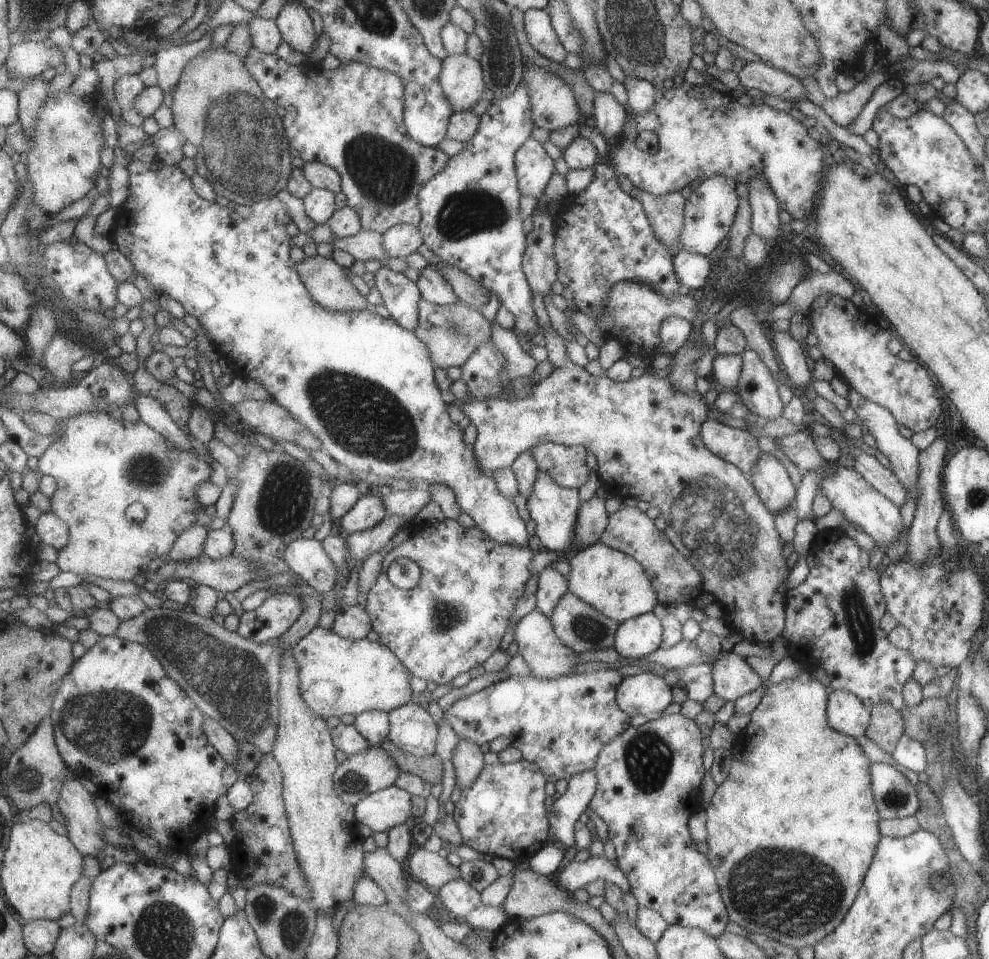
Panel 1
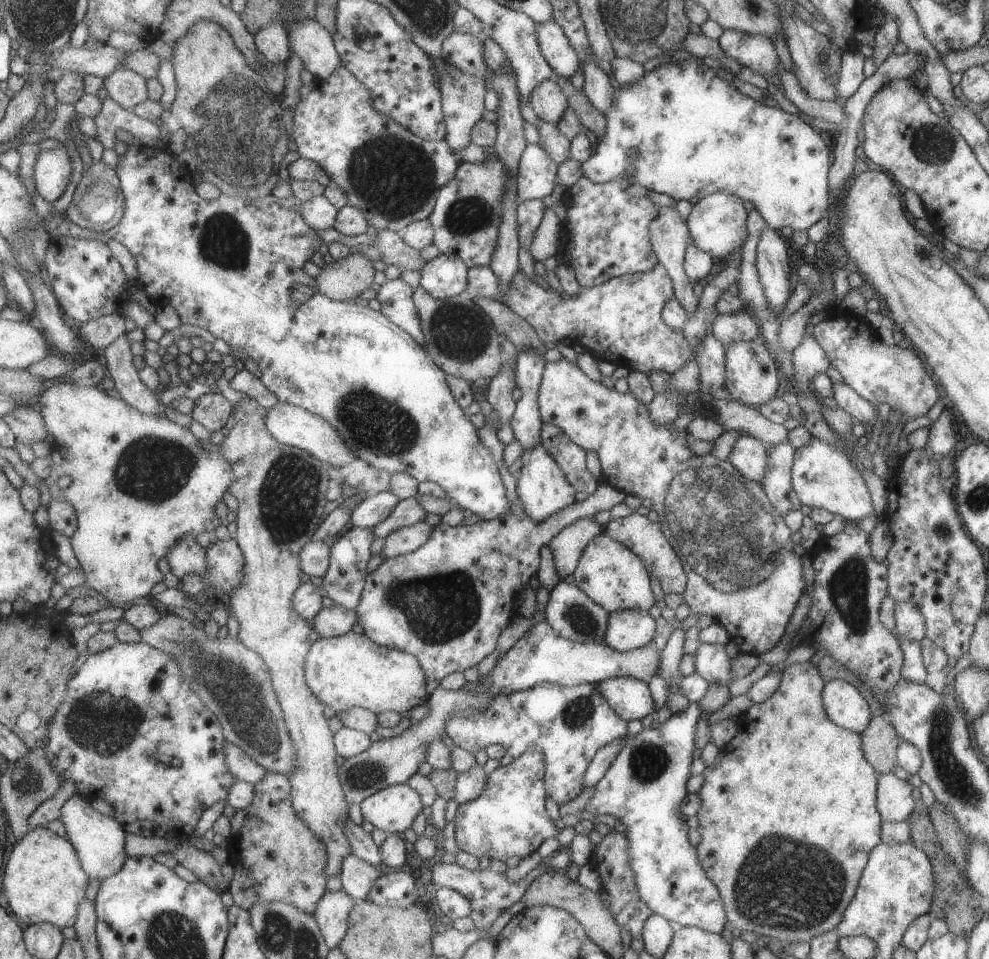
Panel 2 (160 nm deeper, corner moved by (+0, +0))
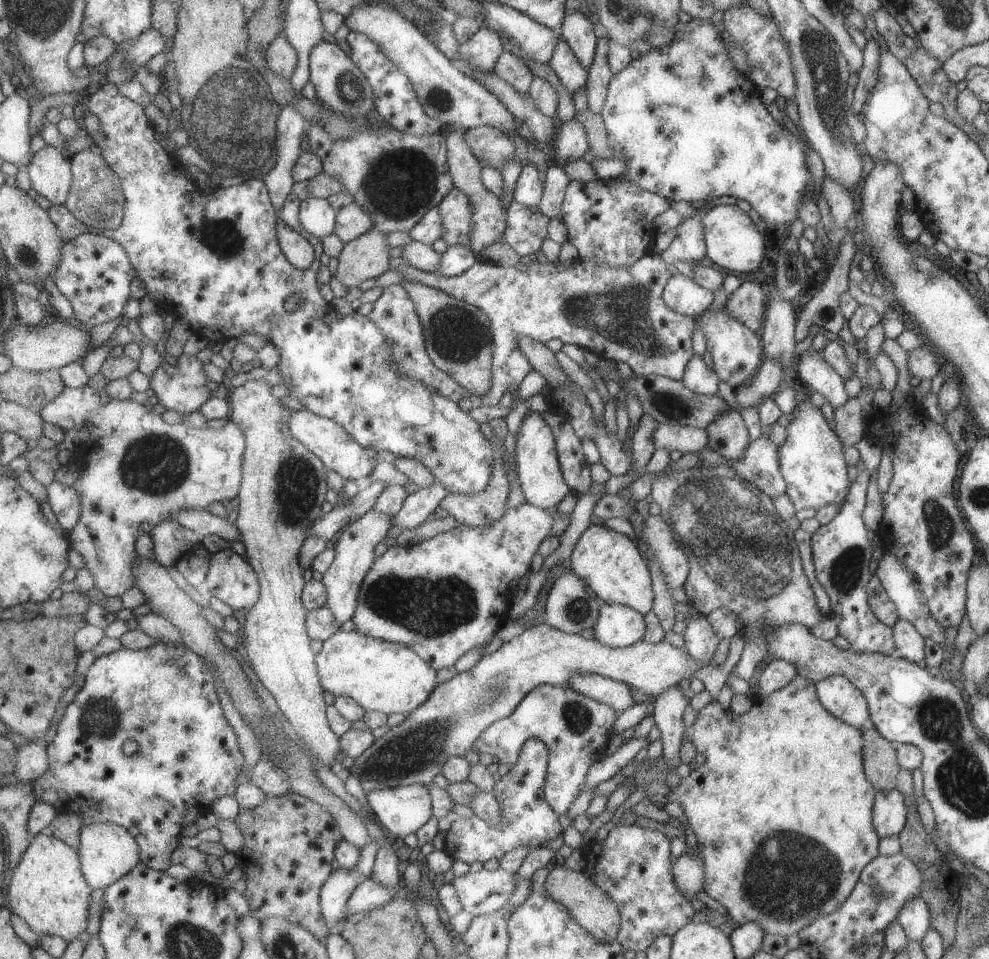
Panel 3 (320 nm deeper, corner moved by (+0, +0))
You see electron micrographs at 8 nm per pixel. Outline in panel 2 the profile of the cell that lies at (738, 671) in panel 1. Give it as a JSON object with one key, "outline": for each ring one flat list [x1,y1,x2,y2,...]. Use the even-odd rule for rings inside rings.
{"outline":[[699,642,693,654,694,672,711,682,729,683,730,662,725,655,724,645]]}

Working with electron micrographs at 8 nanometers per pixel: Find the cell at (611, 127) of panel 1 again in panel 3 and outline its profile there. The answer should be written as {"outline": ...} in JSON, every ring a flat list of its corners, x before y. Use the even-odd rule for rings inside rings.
{"outline":[[579,8,566,11,561,33,562,38,567,39,569,46,576,52,577,60,588,69,592,63,597,39,593,33,593,25]]}

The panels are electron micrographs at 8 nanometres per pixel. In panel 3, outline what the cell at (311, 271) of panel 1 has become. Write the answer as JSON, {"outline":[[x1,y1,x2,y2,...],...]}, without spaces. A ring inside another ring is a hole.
{"outline":[[376,227,372,231,367,232,348,243,346,248,340,254,338,260,339,265,335,278,347,288,359,286,361,282,369,280,369,278,377,278,383,272,390,270,389,262,391,262,391,244,387,242,387,234,380,232]]}

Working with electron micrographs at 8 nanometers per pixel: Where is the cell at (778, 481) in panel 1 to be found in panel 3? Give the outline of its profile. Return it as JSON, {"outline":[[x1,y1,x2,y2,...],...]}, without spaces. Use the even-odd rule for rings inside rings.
{"outline":[[733,407,718,414,703,430,708,438,707,446,726,459,736,459,749,444,744,415]]}

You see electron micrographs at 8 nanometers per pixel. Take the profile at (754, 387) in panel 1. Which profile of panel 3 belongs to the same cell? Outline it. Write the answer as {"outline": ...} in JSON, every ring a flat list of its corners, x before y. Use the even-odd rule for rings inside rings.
{"outline":[[726,308,709,310,703,309,696,317,696,326,706,340,706,350,711,355,712,371,719,380,723,380,732,390,744,385,763,362,761,341,750,328,737,322,731,315,726,314]]}

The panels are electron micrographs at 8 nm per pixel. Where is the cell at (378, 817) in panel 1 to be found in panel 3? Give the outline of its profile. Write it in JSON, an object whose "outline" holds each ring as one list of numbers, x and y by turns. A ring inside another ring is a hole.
{"outline":[[413,784,397,788,375,790,367,794,375,821,390,837,403,838,423,829,434,816,433,798,427,785]]}

